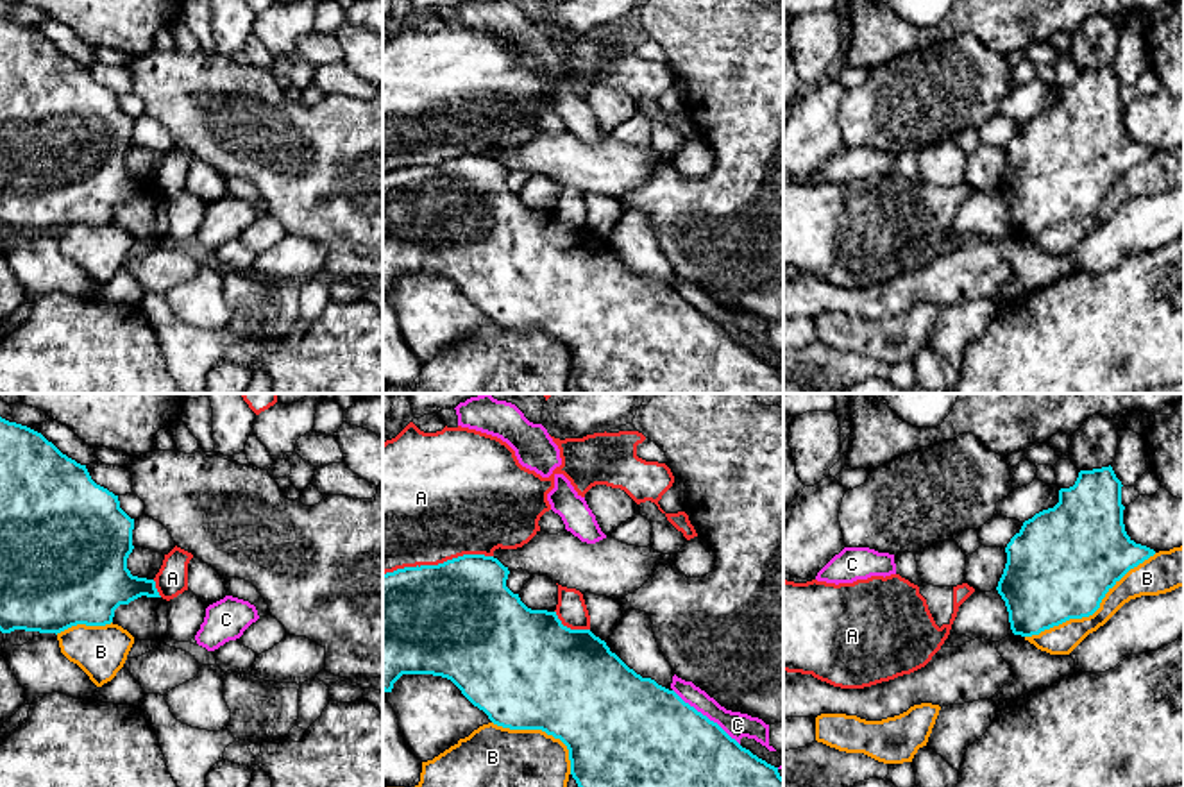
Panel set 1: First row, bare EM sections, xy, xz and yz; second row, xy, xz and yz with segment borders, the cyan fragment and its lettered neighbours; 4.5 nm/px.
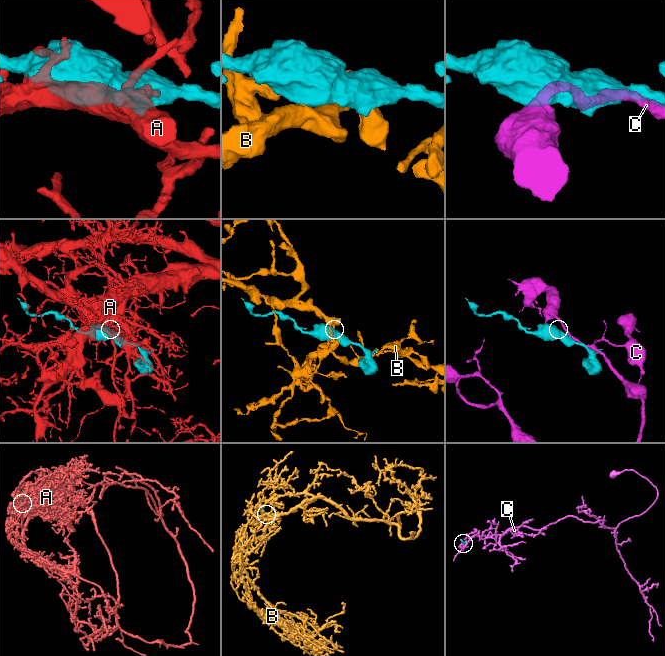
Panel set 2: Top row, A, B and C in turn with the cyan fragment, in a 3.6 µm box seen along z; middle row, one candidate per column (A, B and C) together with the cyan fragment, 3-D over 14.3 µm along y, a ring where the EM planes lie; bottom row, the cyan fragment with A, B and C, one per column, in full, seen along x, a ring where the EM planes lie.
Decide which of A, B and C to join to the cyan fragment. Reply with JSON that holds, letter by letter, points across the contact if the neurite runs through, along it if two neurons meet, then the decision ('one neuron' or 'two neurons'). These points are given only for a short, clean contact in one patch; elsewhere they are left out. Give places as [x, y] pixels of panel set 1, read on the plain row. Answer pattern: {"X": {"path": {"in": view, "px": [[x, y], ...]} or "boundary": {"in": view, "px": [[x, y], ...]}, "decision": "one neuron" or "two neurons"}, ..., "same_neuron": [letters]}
{"A": {"decision": "two neurons"}, "B": {"decision": "two neurons"}, "C": {"decision": "two neurons"}, "same_neuron": []}

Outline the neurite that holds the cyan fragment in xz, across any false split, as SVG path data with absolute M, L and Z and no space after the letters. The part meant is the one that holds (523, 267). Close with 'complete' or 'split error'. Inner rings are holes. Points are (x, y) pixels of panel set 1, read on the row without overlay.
M463 154L438 165L404 166L383 173L383 290L392 292L393 283L402 274L433 274L451 279L494 324L510 329L542 329L560 338L569 349L571 374L585 394L783 394L783 377L778 367L742 347L717 322L685 302L674 290L637 274L590 229L571 229L562 224L556 211L528 207L519 193L506 186L508 173L508 166L485 154Z; complete

